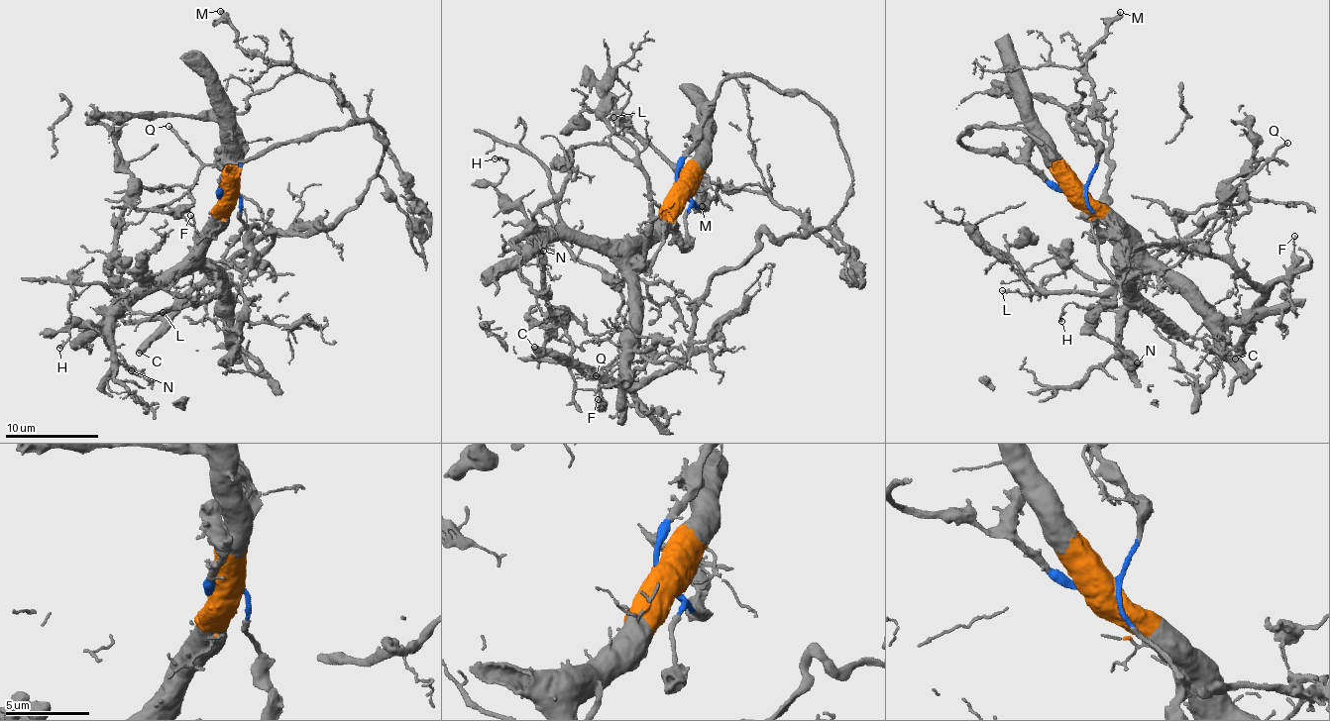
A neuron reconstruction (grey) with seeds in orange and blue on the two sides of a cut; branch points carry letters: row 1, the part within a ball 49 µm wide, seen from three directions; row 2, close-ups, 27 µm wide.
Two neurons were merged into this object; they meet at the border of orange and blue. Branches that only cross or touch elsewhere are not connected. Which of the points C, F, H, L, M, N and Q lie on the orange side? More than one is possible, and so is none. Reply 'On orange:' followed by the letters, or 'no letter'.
On orange: H, L, N

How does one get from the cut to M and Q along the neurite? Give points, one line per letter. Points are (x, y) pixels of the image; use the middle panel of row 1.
M: (681, 190), (699, 205), (693, 176), (724, 188), (757, 184), (769, 194), (721, 186), (701, 207)
Q: (681, 190), (730, 77), (809, 96), (851, 174), (711, 280), (686, 356), (595, 374)

